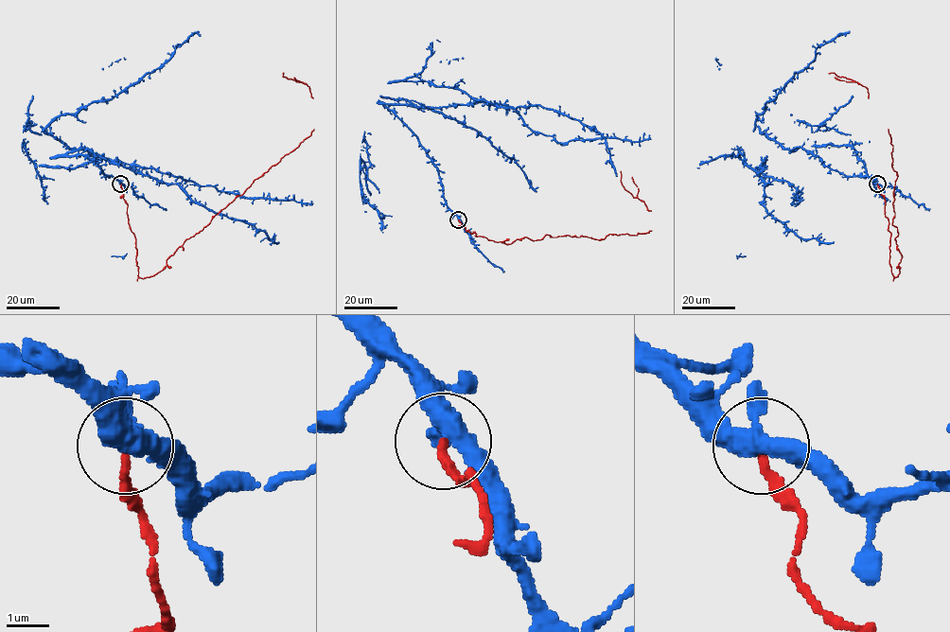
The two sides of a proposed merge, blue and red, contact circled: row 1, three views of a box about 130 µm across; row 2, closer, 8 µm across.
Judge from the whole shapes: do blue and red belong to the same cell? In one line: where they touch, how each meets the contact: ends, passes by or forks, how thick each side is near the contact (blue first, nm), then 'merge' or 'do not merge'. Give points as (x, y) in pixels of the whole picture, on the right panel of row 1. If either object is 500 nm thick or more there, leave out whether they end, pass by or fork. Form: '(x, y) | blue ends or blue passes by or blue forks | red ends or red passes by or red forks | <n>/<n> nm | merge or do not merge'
(877, 184) | blue forks | red ends | 400/180 nm | do not merge

